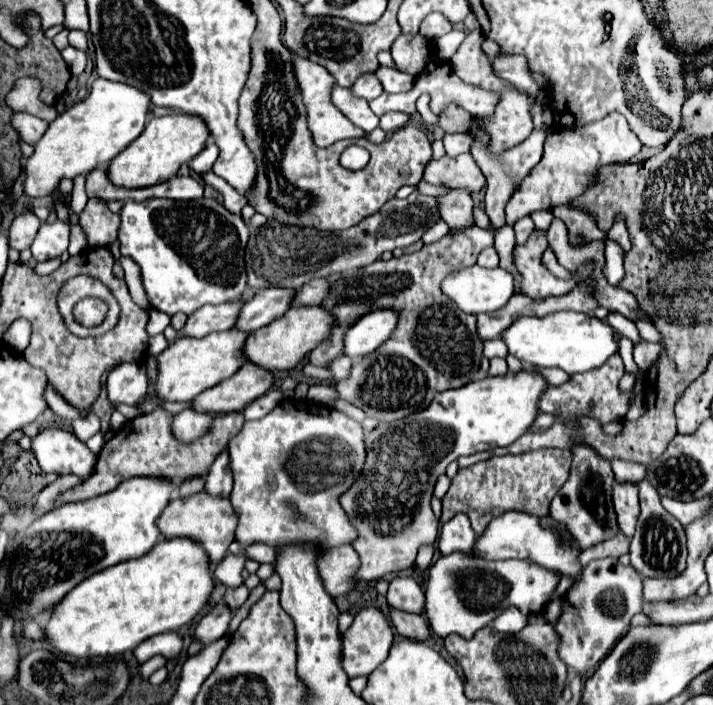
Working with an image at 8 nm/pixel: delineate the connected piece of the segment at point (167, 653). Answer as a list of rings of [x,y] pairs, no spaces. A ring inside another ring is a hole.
[[[168,632],[168,634],[158,634],[148,638],[148,642],[142,642],[136,650],[134,656],[140,664],[150,660],[152,656],[164,656],[166,660],[172,660],[180,654],[182,650],[182,634],[178,632]]]

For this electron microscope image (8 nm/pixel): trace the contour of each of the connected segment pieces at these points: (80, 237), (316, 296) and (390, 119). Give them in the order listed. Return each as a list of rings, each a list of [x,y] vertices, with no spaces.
[[[70,226],[70,256],[76,256],[80,252],[86,250],[86,238],[84,238],[84,232],[80,226]]]
[[[314,278],[312,282],[306,282],[300,290],[294,292],[290,306],[318,306],[324,300],[324,294],[328,294],[328,282],[324,278]]]
[[[388,112],[388,114],[384,114],[384,116],[380,116],[380,128],[384,130],[384,132],[394,132],[394,130],[398,130],[400,126],[404,126],[408,122],[408,116],[406,114],[396,114],[396,112]]]

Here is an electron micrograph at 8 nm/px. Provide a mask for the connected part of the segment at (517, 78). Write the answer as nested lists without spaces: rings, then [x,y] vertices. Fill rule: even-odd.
[[[500,54],[498,58],[494,58],[494,70],[496,74],[500,74],[500,78],[512,82],[514,86],[532,92],[532,96],[538,94],[538,84],[532,82],[532,72],[528,68],[528,60],[524,56],[518,54]]]

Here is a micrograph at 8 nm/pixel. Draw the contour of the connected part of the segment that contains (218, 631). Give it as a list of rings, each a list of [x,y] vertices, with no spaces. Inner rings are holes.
[[[224,602],[214,604],[212,610],[198,622],[194,638],[200,640],[202,644],[210,644],[210,642],[226,636],[230,620],[232,620],[232,610],[228,610],[228,606]]]

